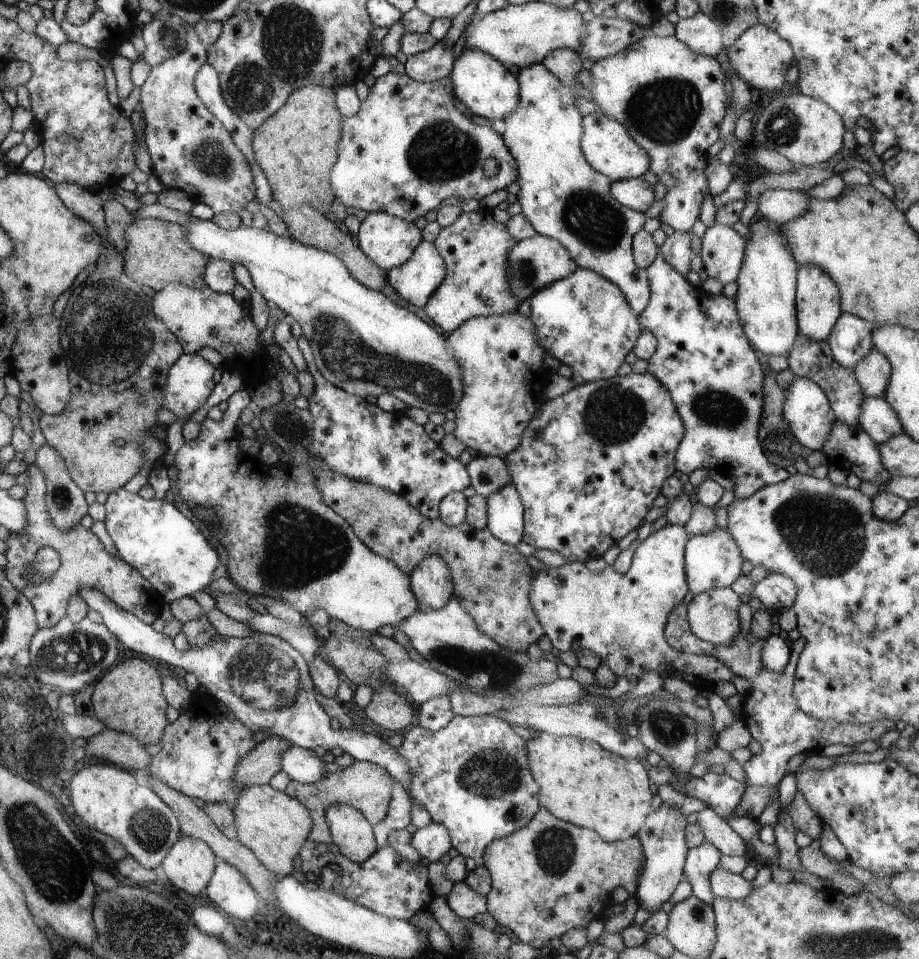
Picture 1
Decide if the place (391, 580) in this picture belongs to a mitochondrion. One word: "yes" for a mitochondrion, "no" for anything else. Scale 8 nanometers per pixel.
no

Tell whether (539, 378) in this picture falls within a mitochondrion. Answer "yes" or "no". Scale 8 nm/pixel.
no

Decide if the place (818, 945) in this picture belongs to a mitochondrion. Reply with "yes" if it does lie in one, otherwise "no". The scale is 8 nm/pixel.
yes

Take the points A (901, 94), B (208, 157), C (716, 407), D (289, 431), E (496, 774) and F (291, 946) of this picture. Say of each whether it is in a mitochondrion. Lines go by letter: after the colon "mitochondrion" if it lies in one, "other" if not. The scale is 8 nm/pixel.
A: other
B: mitochondrion
C: mitochondrion
D: mitochondrion
E: mitochondrion
F: other

